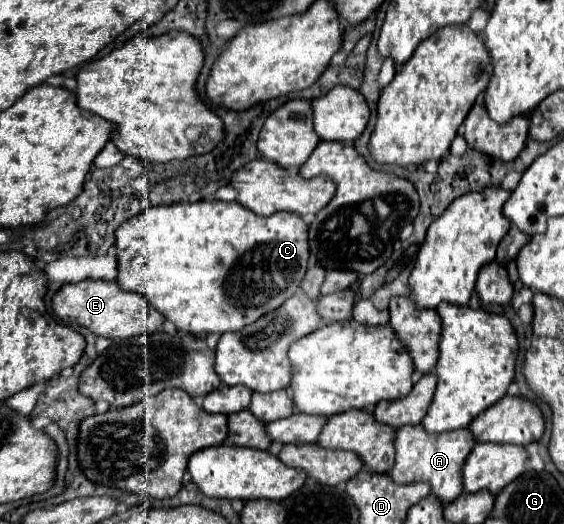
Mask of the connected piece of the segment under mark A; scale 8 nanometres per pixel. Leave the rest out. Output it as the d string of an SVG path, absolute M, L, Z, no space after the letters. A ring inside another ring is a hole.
M420 425L416 427L402 427L396 431L394 439L396 447L396 459L394 467L390 469L390 477L398 485L410 485L414 483L428 483L432 487L432 495L442 501L442 505L454 501L460 491L460 463L468 457L468 451L472 451L472 435L468 435L468 429L464 431L452 431L452 435L440 435L440 439L432 439L432 435L424 435L420 431Z

